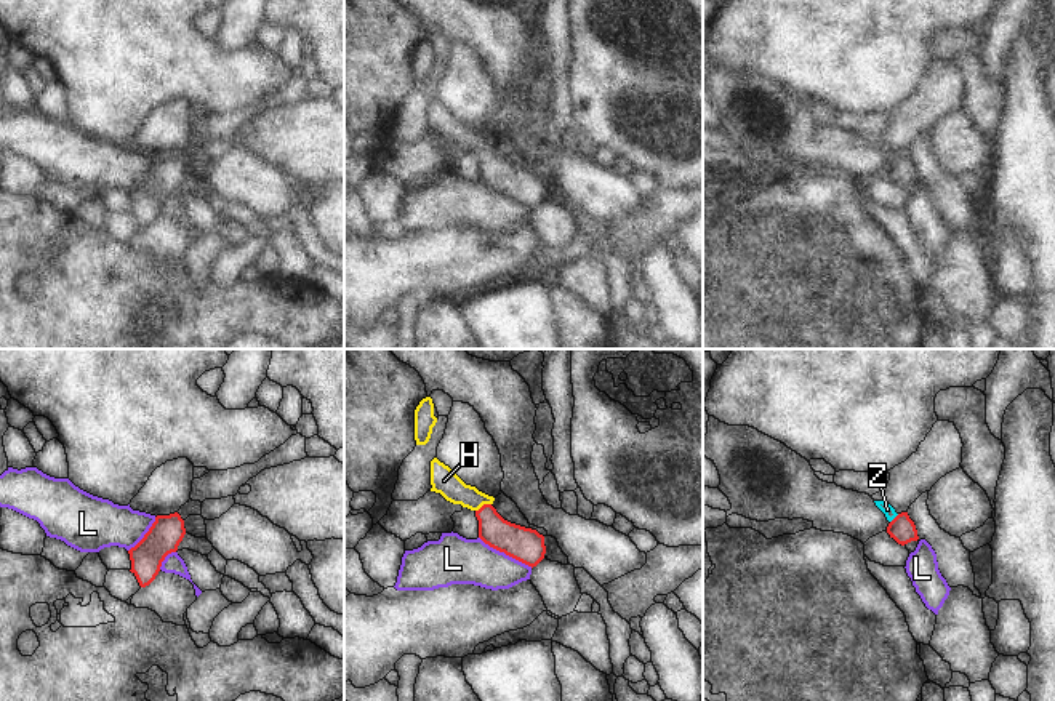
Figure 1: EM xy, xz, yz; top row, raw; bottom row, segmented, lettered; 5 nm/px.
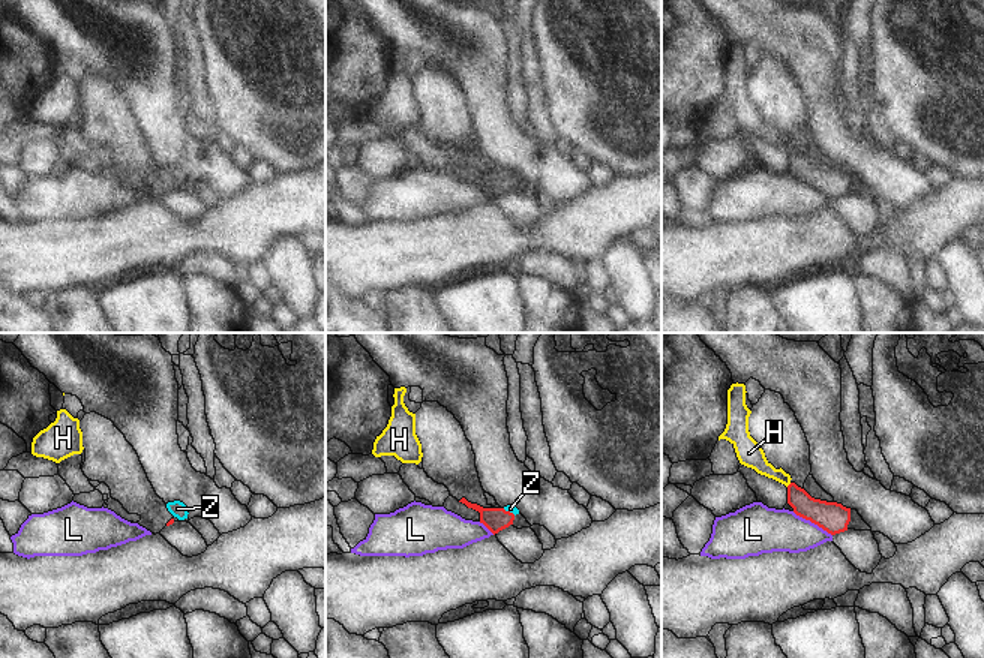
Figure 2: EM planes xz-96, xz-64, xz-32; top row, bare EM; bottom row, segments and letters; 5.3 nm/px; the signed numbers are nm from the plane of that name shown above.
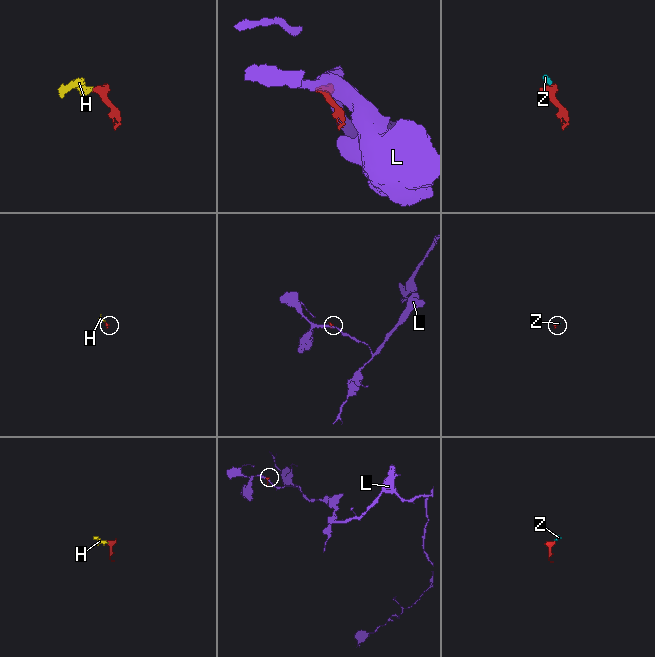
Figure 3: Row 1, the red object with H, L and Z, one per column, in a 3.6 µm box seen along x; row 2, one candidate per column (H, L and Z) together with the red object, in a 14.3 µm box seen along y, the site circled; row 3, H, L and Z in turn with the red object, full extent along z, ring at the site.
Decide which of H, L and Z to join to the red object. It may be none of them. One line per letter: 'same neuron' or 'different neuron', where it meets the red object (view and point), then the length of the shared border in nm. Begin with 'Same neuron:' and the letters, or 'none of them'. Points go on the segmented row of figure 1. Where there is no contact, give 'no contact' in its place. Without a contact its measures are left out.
Same neuron: H, Z
H: same neuron; meets red in xz at (482, 506); contact 90 nm long
L: different neuron; meets red in xz at (506, 554); contact 320 nm long
Z: same neuron; meets red in yz at (894, 519); contact 60 nm long

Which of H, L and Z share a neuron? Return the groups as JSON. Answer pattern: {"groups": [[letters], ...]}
{"groups": [["H", "Z"], ["L"]]}

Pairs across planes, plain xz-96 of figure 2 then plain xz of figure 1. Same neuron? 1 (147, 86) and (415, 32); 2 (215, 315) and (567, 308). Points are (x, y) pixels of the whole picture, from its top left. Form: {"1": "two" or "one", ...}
{"1": "two", "2": "one"}

